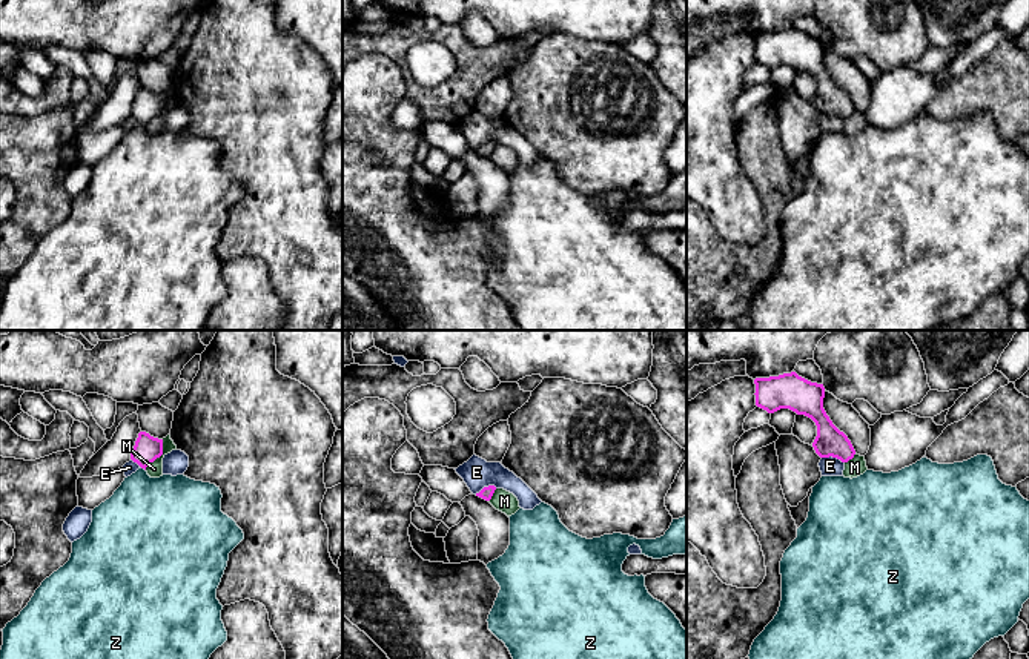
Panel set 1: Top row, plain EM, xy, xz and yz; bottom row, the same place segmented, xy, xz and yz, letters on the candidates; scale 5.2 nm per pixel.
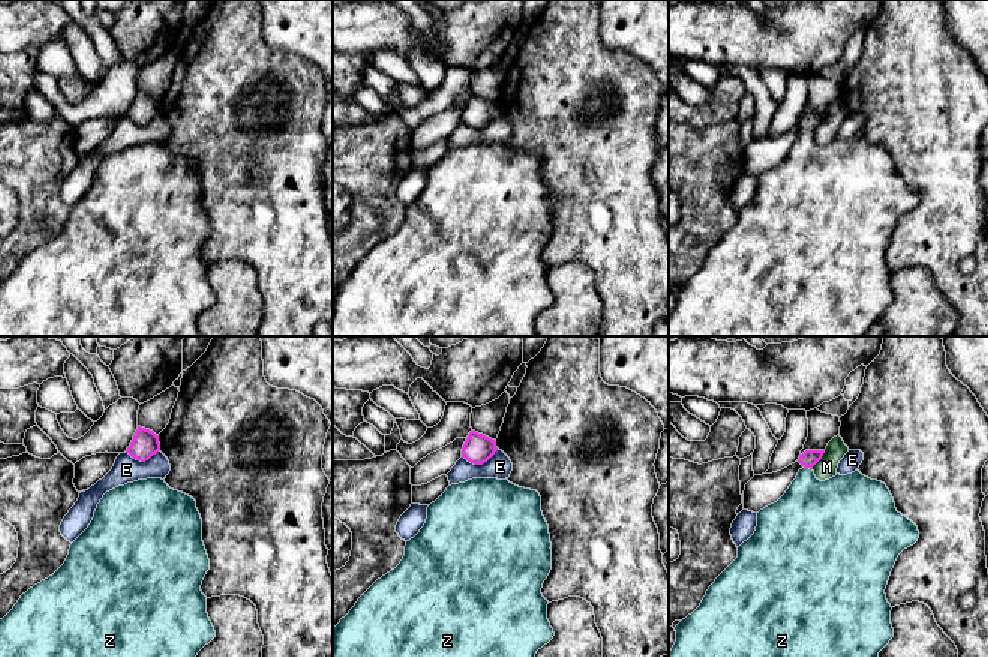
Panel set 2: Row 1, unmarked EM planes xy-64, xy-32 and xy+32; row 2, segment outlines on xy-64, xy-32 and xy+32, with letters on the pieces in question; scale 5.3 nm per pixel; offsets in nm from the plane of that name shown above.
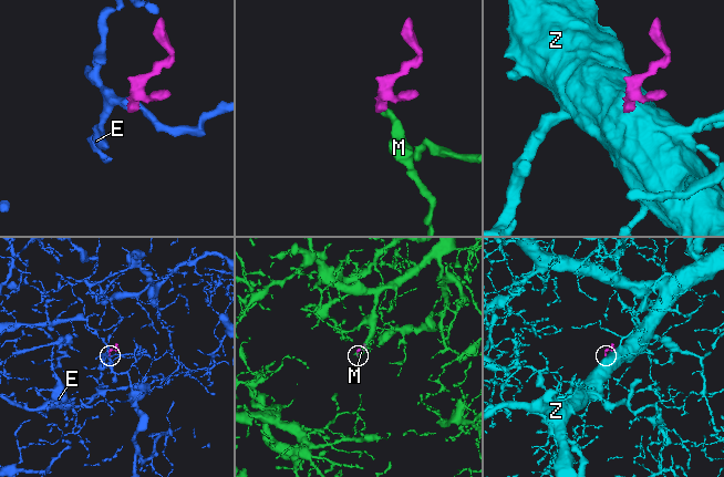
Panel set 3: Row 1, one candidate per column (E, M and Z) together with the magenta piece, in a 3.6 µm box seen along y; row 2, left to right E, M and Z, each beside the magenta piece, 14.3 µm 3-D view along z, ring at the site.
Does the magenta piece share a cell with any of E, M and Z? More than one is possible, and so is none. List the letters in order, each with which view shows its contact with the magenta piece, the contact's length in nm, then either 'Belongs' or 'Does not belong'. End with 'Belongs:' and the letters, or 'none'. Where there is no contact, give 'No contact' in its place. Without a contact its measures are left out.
E: Touches magenta in yz. Shared border 120 nm. Does not belong
M: Touches magenta in xy. Shared border 190 nm. Does not belong
Z: Touches magenta in xy. Shared border 40 nm. Belongs
Belongs: Z

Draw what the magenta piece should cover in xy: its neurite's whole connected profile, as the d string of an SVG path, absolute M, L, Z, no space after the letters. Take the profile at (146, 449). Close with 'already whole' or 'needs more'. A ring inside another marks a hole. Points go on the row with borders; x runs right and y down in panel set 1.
M140 432L131 459L140 469L92 510L88 532L72 542L69 561L46 578L28 605L6 624L0 659L209 659L227 641L217 588L229 553L244 539L221 512L215 484L184 475L151 478L146 467L163 455L163 439Z; needs more

